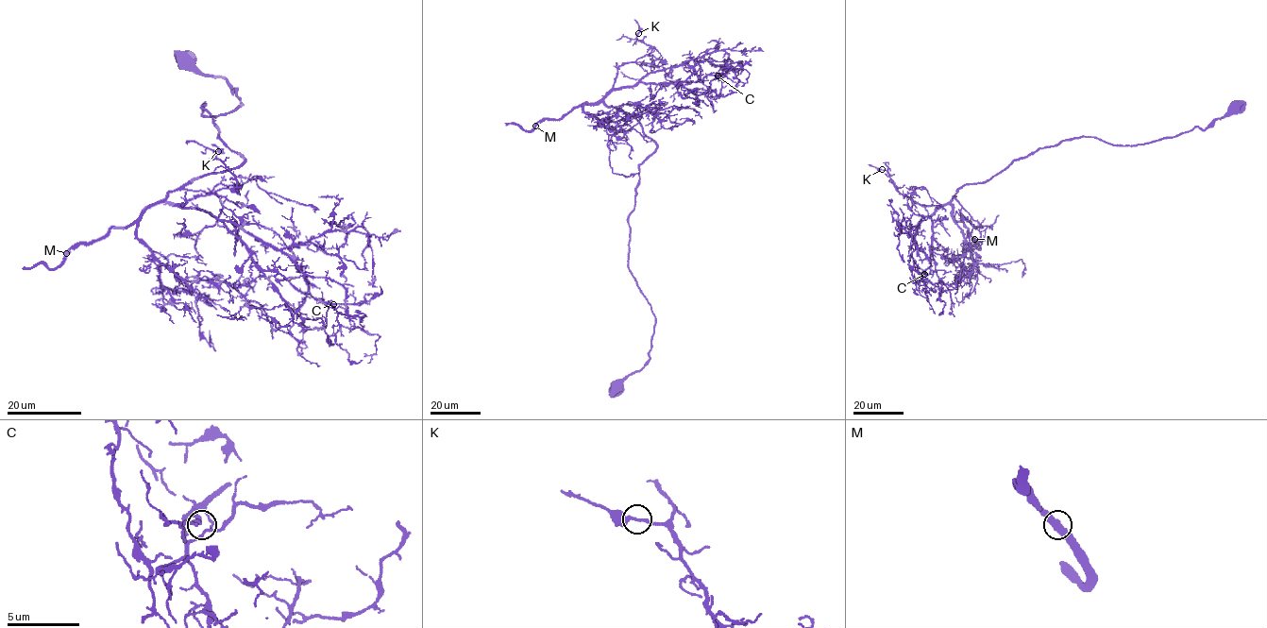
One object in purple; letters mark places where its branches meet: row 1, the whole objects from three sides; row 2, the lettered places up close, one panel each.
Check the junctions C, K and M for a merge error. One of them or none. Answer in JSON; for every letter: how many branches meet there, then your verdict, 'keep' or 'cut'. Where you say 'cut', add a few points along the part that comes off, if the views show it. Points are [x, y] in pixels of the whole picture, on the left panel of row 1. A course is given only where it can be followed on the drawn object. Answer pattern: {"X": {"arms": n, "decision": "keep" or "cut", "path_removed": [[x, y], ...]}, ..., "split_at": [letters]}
{"C": {"arms": 2, "decision": "keep"}, "K": {"arms": 2, "decision": "keep"}, "M": {"arms": 2, "decision": "keep"}, "split_at": []}

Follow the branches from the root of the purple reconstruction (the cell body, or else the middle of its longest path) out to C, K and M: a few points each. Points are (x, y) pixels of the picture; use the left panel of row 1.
C: (187, 60), (236, 89), (242, 105), (203, 115), (244, 161), (166, 200), (333, 304)
K: (187, 60), (236, 89), (242, 105), (203, 115), (205, 103), (244, 161), (166, 200), (234, 188), (217, 151)
M: (187, 60), (236, 89), (242, 105), (203, 115), (205, 103), (244, 161), (66, 253)

